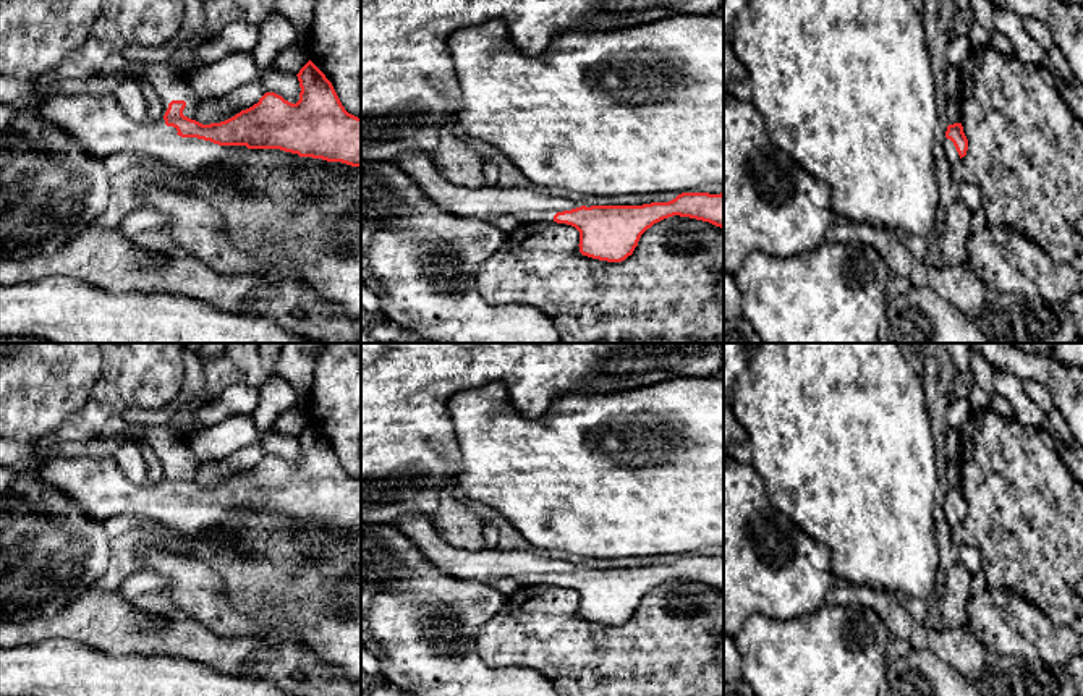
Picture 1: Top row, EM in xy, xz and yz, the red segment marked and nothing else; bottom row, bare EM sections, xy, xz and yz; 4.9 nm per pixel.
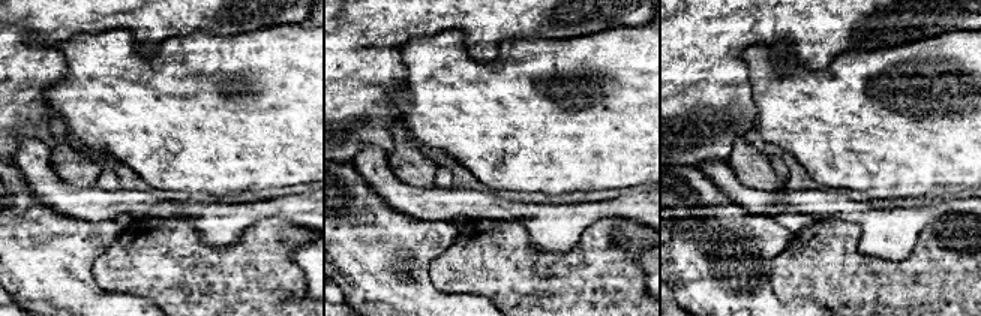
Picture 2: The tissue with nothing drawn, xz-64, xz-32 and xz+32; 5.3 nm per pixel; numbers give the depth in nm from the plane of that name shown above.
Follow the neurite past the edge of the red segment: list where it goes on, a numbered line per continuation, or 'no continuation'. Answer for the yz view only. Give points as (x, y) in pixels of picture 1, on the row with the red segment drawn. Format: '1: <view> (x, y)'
1: yz (952, 156)

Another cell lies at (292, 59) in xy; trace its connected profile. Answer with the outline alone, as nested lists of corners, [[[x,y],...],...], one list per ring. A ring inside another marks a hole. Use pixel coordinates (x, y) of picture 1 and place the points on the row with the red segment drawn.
[[[308,40],[306,45],[290,45],[283,50],[280,50],[274,62],[272,66],[280,70],[280,71],[288,71],[293,74],[298,74],[299,70],[311,60],[311,55],[308,52]]]

